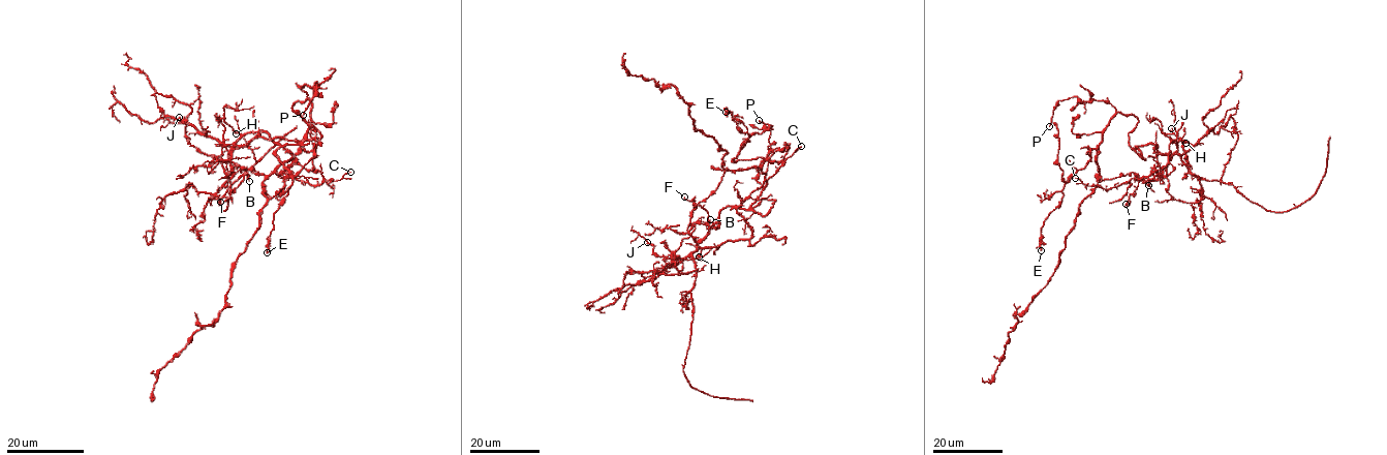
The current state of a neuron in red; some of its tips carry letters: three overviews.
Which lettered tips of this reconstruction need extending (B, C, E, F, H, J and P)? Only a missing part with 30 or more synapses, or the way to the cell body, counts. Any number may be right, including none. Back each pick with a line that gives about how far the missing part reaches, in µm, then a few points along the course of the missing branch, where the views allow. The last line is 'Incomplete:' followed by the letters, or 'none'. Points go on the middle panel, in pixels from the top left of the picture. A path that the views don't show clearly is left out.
Incomplete: none

